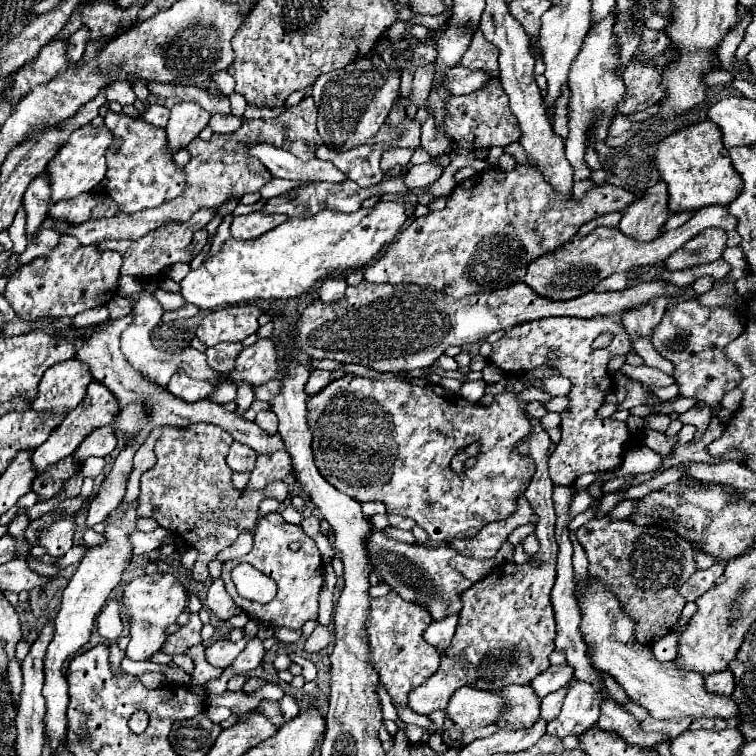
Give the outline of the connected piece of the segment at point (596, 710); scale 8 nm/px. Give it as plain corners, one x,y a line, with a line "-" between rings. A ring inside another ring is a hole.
576,681
566,693
562,711
556,719
548,721
546,733
556,737
568,735
582,735
584,731
592,729
598,723
600,715
600,687

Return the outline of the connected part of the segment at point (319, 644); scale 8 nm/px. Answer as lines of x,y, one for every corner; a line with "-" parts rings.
316,623
316,629
314,633
306,639
306,645
304,645
304,651
308,653
318,653
322,649
326,649
334,639
334,633
332,633
332,627
330,625
320,625

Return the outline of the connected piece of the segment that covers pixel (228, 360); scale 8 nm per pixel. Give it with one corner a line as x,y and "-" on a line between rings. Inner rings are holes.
218,343
214,347
206,349
206,357
208,357
208,365
214,371
230,371
234,367
234,359
236,355
242,351
242,343

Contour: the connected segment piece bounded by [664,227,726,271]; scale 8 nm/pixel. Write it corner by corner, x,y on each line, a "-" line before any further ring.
710,227
698,233
694,239
684,243
674,255
670,255
664,265
668,271
684,271
696,265
708,265
722,257
726,249
726,231

